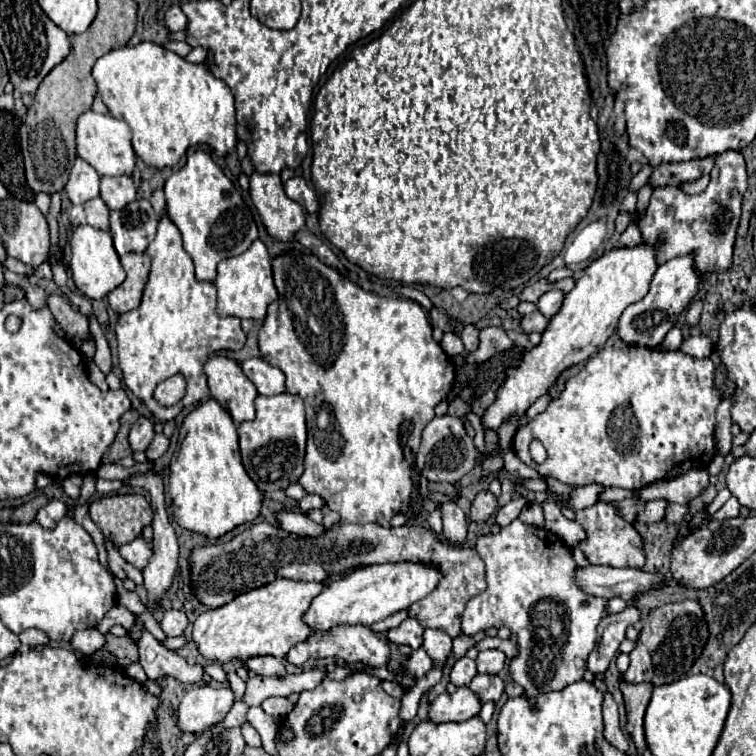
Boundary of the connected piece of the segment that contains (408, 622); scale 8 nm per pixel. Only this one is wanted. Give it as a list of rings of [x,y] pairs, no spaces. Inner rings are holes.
[[[409,617],[397,629],[387,631],[385,637],[397,645],[411,645],[413,649],[419,649],[423,645],[423,631],[423,625],[415,617]]]

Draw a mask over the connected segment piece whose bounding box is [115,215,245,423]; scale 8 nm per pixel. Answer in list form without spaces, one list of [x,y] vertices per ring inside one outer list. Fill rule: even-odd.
[[[167,215],[159,221],[157,237],[147,247],[147,255],[151,257],[151,275],[143,291],[143,301],[135,311],[121,313],[115,325],[117,357],[125,385],[133,395],[143,399],[155,419],[165,423],[175,419],[181,409],[209,399],[207,381],[203,377],[205,361],[217,351],[243,349],[245,333],[237,317],[219,317],[215,313],[215,287],[213,283],[199,283],[195,279],[193,261],[181,245],[181,233]],[[173,375],[185,377],[185,397],[173,407],[161,407],[153,399],[153,391],[161,381]]]

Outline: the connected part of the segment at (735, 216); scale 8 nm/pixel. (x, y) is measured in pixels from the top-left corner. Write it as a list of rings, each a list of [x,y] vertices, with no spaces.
[[[725,151],[715,157],[711,181],[703,193],[687,195],[679,187],[657,187],[651,195],[651,201],[649,201],[643,221],[639,221],[641,235],[645,241],[651,241],[651,237],[655,237],[655,233],[667,233],[667,245],[663,245],[663,249],[659,249],[659,263],[665,263],[673,257],[695,251],[695,253],[699,253],[699,257],[695,257],[695,263],[699,265],[699,273],[729,269],[735,233],[737,233],[737,225],[739,225],[739,217],[741,217],[741,195],[745,193],[745,189],[747,189],[747,171],[745,171],[743,153],[741,151]]]

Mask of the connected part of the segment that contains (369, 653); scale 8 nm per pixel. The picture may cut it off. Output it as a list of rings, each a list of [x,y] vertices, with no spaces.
[[[337,625],[335,629],[329,629],[327,633],[313,633],[307,641],[293,645],[285,659],[293,665],[303,665],[309,659],[325,659],[325,657],[335,657],[349,665],[359,663],[363,667],[379,669],[389,665],[391,649],[389,649],[389,643],[385,639],[379,639],[379,635],[371,631],[371,627],[367,625]]]

